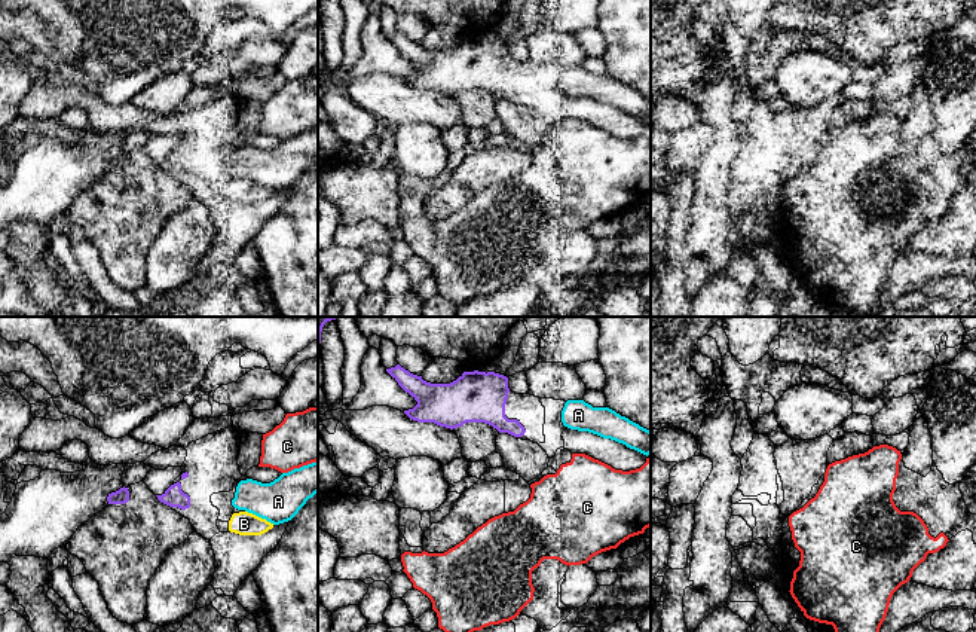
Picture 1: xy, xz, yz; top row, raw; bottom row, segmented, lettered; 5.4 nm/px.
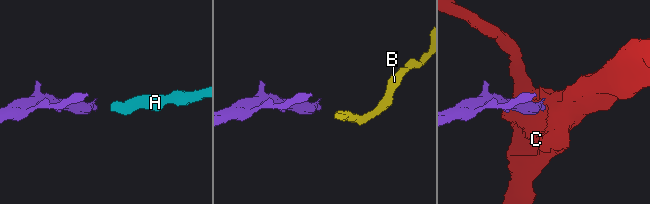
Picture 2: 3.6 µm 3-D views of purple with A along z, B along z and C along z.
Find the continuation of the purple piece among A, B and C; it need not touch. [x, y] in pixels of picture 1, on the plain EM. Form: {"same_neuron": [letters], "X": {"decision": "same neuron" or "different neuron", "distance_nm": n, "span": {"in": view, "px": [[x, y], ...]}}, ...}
{"same_neuron": ["A"], "A": {"decision": "same neuron", "distance_nm": 200, "span": {"in": "xz", "px": [[525, 97], [562, 88]]}}, "B": {"decision": "different neuron", "distance_nm": 240, "span": {"in": "xy", "px": [[189, 173], [229, 188]]}}, "C": {"decision": "different neuron", "distance_nm": 260, "span": {"in": "xz", "px": [[523, 101], [544, 143]]}}}

